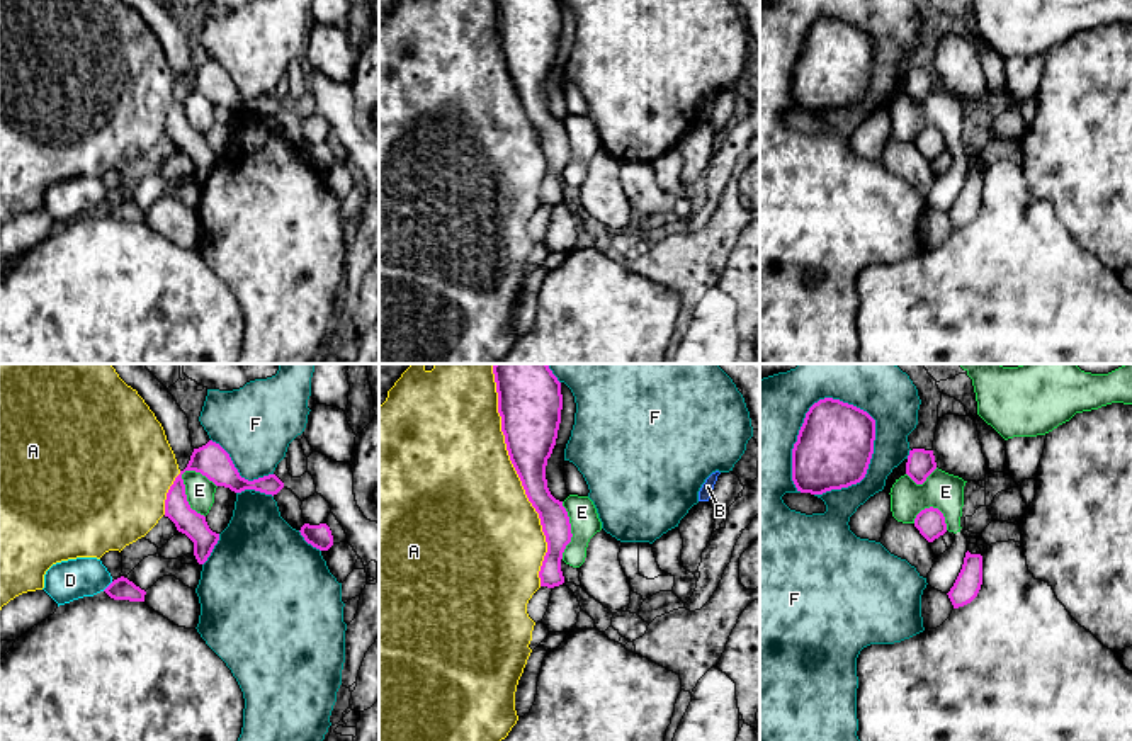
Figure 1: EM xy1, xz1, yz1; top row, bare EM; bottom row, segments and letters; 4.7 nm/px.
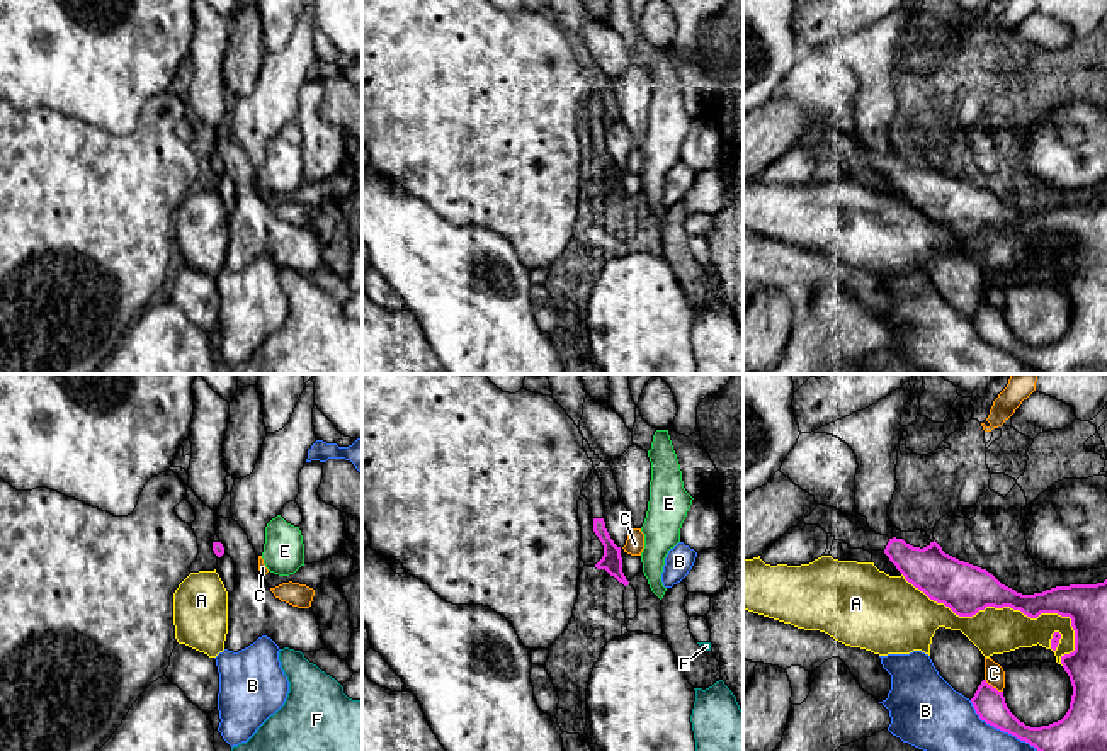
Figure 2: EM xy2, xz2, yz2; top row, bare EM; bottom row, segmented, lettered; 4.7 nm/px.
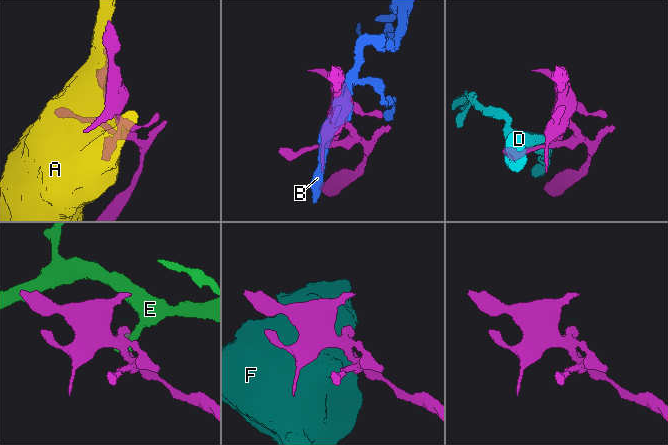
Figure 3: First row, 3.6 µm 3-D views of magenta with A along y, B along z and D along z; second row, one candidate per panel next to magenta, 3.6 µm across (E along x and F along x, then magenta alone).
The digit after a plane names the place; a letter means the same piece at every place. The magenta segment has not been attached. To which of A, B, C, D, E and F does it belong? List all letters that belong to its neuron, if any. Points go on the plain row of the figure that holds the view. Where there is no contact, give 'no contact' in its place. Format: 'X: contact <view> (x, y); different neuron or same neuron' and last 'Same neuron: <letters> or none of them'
A: contact yz2 (1000, 226); different neuron
B: contact yz2 (1000, 349); different neuron
C: contact yz2 (992, 306); different neuron
D: contact xy1 (109, 204); different neuron
E: contact xy1 (186, 114); different neuron
F: contact yz1 (804, 41); different neuron
Same neuron: none of them

